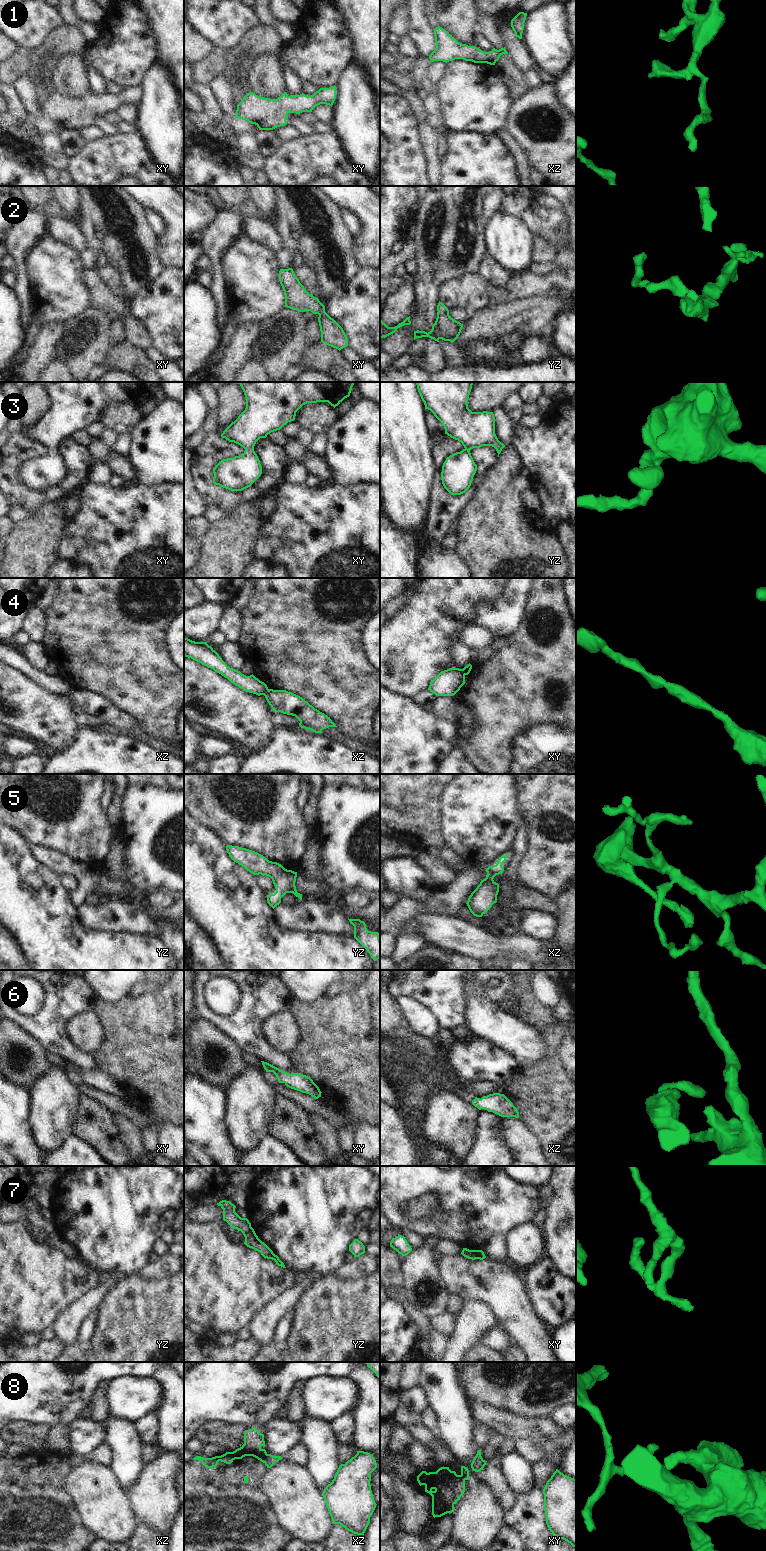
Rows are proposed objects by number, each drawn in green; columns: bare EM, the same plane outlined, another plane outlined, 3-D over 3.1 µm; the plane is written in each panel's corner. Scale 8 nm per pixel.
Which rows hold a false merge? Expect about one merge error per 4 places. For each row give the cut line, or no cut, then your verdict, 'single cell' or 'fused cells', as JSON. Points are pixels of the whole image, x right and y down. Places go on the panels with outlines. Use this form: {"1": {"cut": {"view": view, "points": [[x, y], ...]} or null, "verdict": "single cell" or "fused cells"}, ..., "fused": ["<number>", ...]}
{"1": {"cut": null, "verdict": "single cell"}, "2": {"cut": null, "verdict": "single cell"}, "3": {"cut": null, "verdict": "single cell"}, "4": {"cut": {"view": "xz", "points": [[269, 689], [264, 695]]}, "verdict": "fused cells"}, "5": {"cut": null, "verdict": "single cell"}, "6": {"cut": null, "verdict": "single cell"}, "7": {"cut": {"view": "xy", "points": [[474, 1250], [479, 1258]]}, "verdict": "fused cells"}, "8": {"cut": {"view": "xz", "points": [[267, 1454], [263, 1462]]}, "verdict": "fused cells"}, "fused": ["4", "7", "8"]}

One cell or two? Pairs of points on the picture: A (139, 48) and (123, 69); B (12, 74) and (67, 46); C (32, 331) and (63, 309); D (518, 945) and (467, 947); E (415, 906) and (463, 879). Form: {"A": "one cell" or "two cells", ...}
{"A": "one cell", "B": "two cells", "C": "two cells", "D": "one cell", "E": "one cell"}

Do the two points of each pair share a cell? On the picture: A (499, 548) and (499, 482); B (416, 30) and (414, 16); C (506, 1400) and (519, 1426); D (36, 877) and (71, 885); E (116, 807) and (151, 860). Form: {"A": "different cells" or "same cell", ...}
{"A": "same cell", "B": "same cell", "C": "different cells", "D": "different cells", "E": "different cells"}

